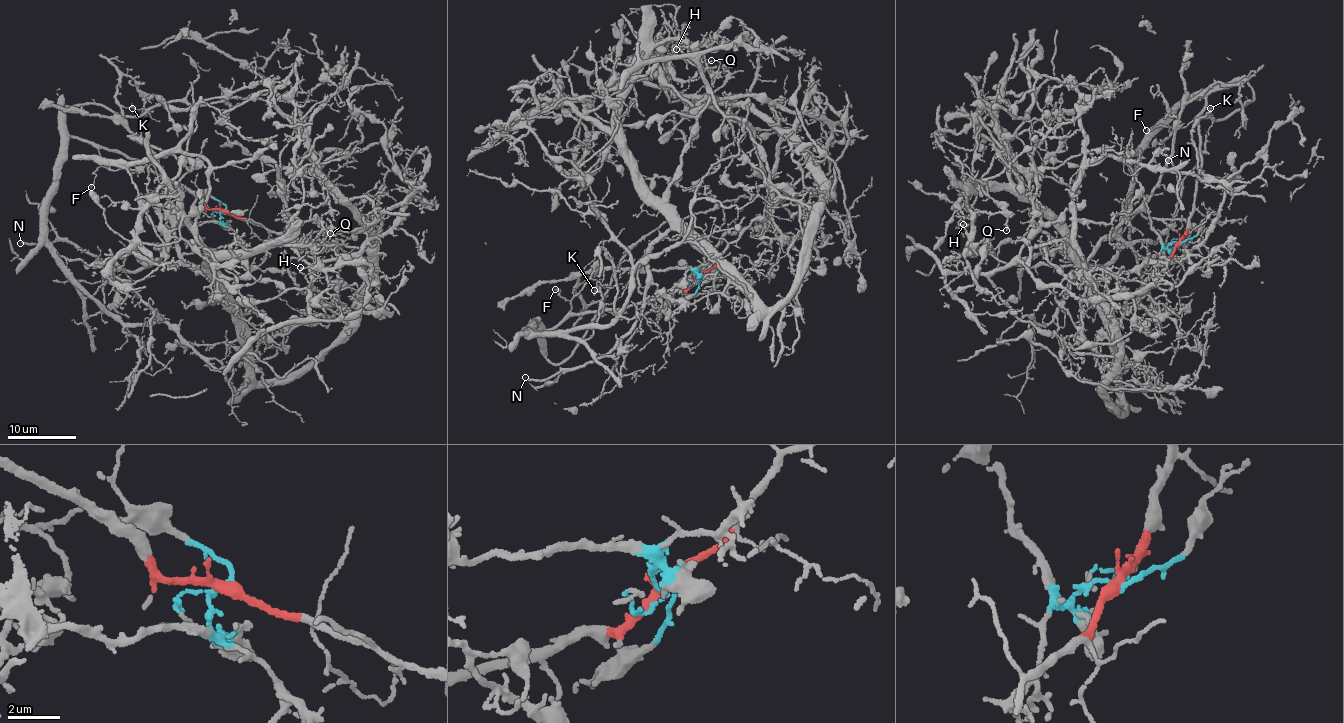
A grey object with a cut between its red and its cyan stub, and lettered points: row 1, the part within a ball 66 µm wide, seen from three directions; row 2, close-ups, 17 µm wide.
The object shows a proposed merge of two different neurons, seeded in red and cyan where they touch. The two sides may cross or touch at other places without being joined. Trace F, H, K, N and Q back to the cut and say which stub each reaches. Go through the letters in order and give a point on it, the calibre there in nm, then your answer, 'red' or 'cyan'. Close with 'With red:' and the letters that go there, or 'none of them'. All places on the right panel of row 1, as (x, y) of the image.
F: at (1146, 130); 90 nm thick; red
H: at (963, 224); 190 nm thick; cyan
K: at (1210, 108); 130 nm thick; red
N: at (1168, 160); 130 nm thick; cyan
Q: at (1006, 230); 100 nm thick; cyan
With red: F, K

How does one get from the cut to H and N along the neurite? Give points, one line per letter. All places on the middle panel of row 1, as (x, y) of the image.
H: (699, 277), (641, 267), (672, 223), (628, 154), (620, 119), (653, 49), (672, 39), (690, 47), (675, 48)
N: (699, 277), (676, 266), (647, 271), (642, 259), (645, 299), (630, 330), (610, 352), (542, 380), (526, 377)

